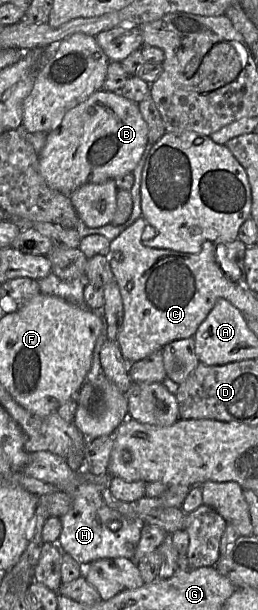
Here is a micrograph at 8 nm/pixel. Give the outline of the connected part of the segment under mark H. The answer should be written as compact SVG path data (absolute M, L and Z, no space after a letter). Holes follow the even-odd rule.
M37 451L30 454L23 474L53 484L58 487L59 491L71 497L73 505L65 515L60 517L62 530L56 542L63 552L71 555L81 565L89 565L104 558L133 559L141 537L141 530L146 523L138 519L127 518L108 507L103 499L100 485L86 481L80 472L72 470L66 458L48 451ZM114 520L122 524L117 531L109 528L109 523Z

